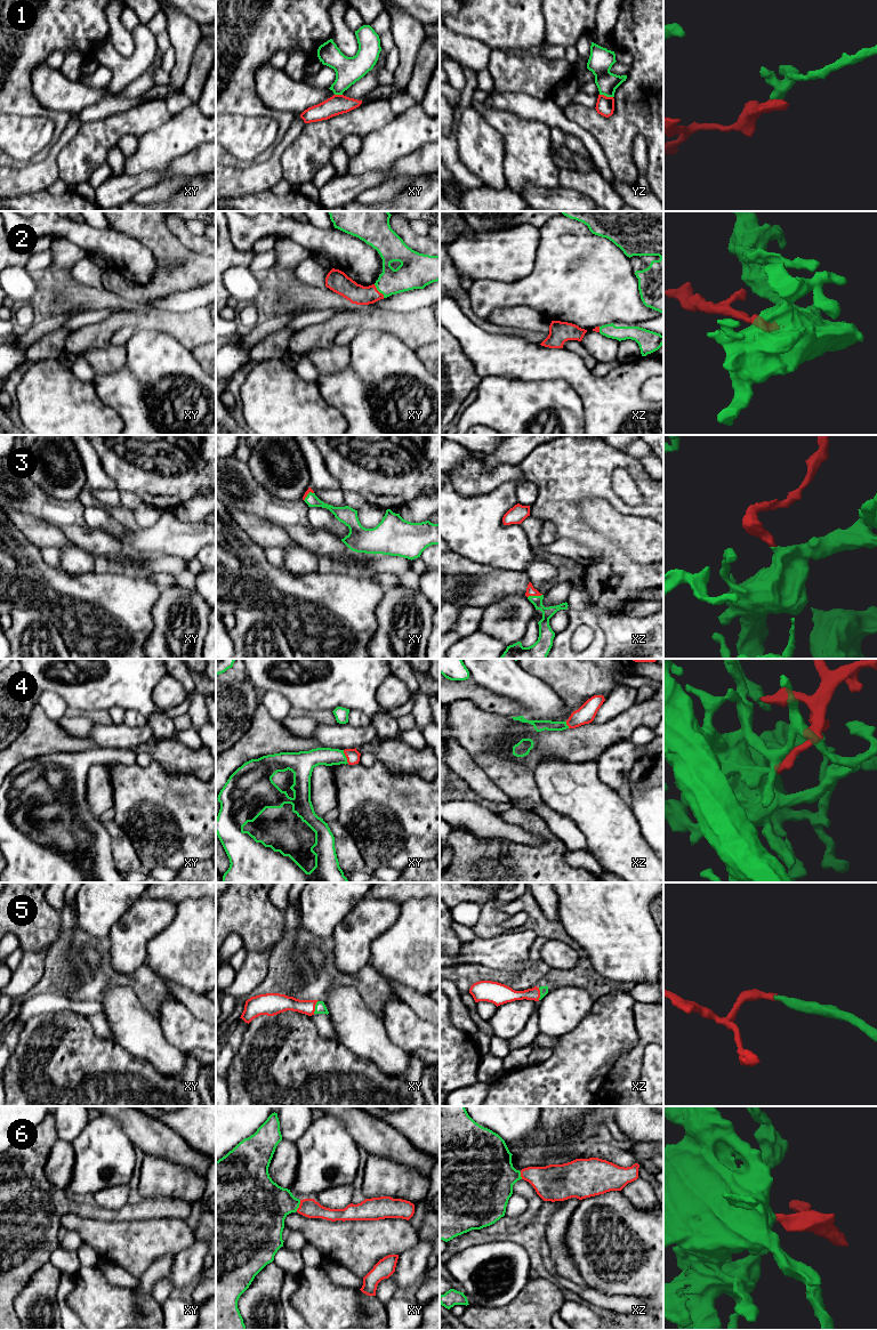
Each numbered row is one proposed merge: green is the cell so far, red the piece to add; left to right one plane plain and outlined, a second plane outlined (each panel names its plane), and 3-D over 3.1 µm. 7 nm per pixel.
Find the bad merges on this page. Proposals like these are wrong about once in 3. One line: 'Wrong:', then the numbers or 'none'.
Wrong: 1

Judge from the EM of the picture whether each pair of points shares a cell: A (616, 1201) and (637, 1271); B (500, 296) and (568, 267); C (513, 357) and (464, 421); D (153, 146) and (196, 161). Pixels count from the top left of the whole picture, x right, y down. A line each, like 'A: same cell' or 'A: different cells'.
A: same cell
B: same cell
C: different cells
D: different cells

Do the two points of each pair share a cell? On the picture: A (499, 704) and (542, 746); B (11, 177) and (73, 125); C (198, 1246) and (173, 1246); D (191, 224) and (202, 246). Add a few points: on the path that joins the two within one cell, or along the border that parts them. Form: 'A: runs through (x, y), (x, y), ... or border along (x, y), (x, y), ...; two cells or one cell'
A: border along (484, 710), (511, 717); two cells
B: runs through (30, 177), (51, 159), (61, 143); one cell
C: border along (194, 1239), (190, 1246), (175, 1255); two cells
D: border along (184, 223), (188, 232), (203, 235); two cells

